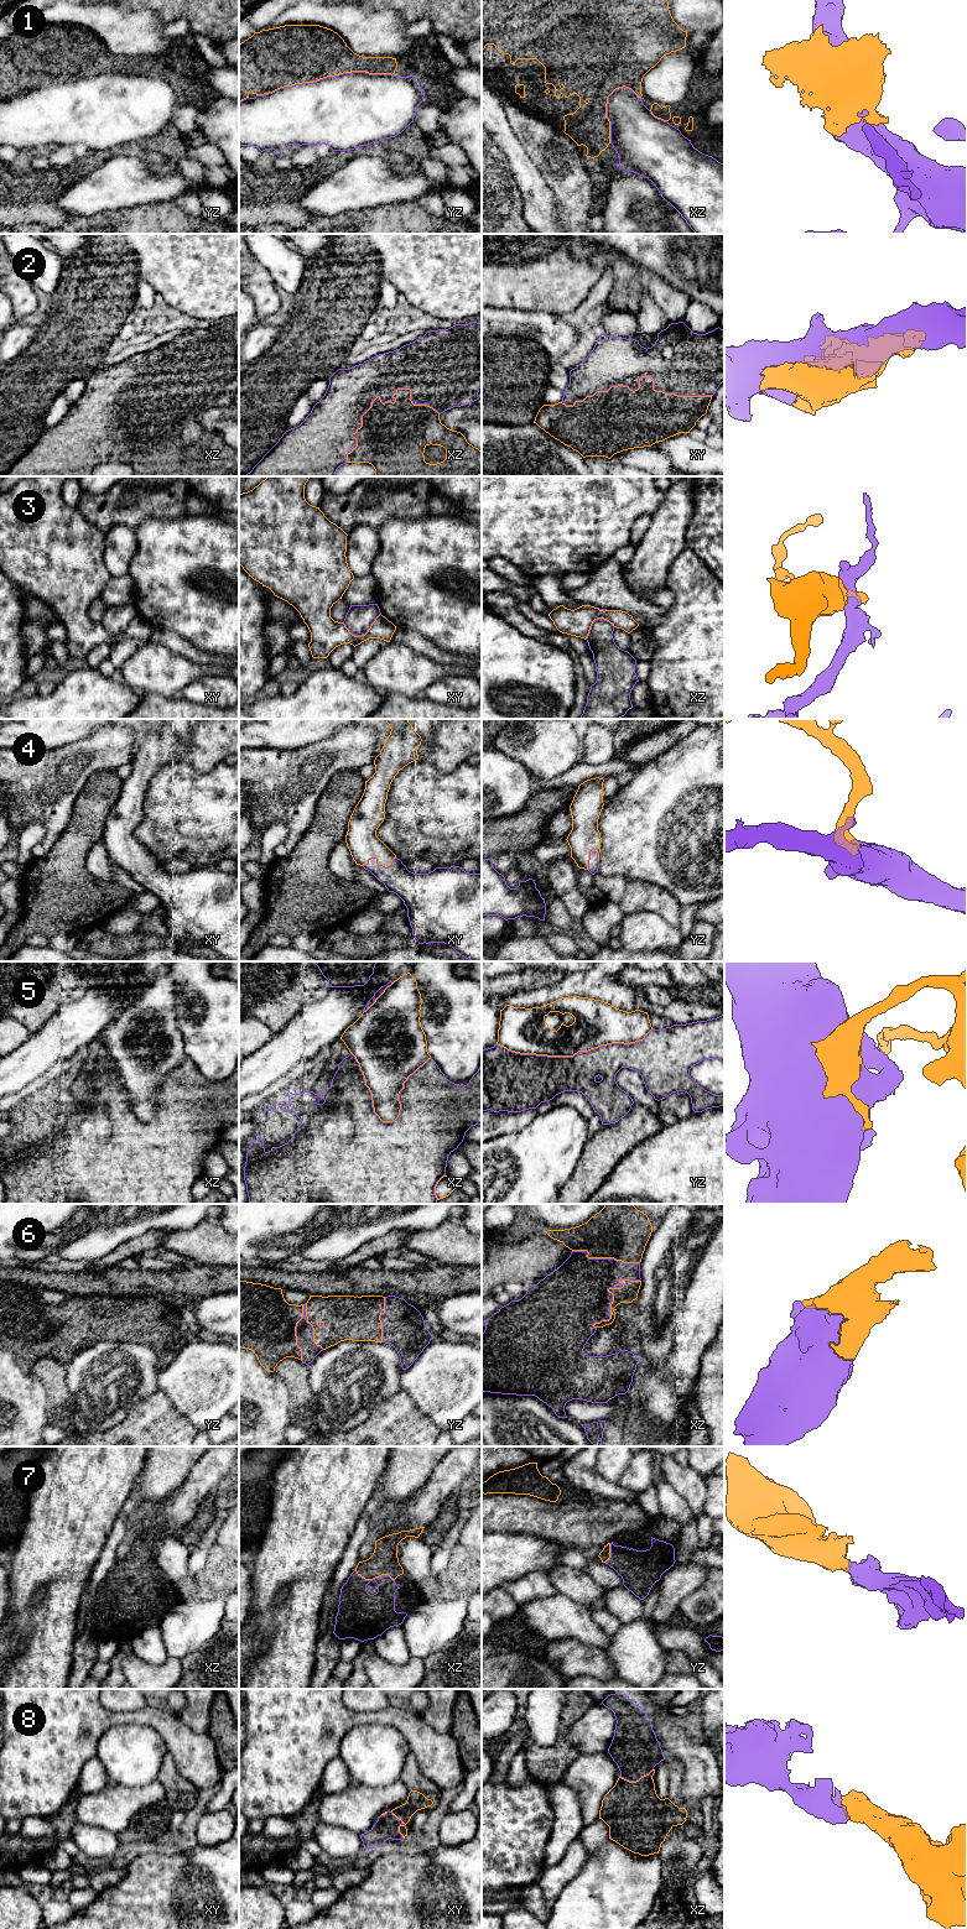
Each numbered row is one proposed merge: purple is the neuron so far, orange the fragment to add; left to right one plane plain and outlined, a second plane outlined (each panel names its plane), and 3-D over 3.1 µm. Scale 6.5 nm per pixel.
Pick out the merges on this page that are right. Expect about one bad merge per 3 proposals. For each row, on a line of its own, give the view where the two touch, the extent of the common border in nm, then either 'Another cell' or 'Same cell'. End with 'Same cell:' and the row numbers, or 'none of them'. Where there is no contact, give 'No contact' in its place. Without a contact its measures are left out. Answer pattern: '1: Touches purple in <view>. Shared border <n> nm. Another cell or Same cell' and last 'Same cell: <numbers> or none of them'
1: Touches purple in yz. Shared border 900 nm. Another cell
2: Touches purple in xy. Shared border 1000 nm. Same cell
3: Touches purple in xy. Shared border 260 nm. Another cell
4: Touches purple in xy. Shared border 240 nm. Same cell
5: Touches purple in yz. Shared border 1000 nm. Another cell
6: Touches purple in yz. Shared border 360 nm. Same cell
7: Touches purple in xz. Shared border 280 nm. Same cell
8: Touches purple in xz. Shared border 220 nm. Same cell
Same cell: 2, 4, 6, 7, 8

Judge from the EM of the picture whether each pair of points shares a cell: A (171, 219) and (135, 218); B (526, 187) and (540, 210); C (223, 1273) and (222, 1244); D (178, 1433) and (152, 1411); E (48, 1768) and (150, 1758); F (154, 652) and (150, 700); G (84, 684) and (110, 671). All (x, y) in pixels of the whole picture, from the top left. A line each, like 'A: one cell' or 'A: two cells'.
A: one cell
B: one cell
C: two cells
D: one cell
E: two cells
F: two cells
G: two cells

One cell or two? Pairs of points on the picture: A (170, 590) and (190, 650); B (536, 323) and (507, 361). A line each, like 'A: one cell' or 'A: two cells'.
A: two cells
B: one cell

